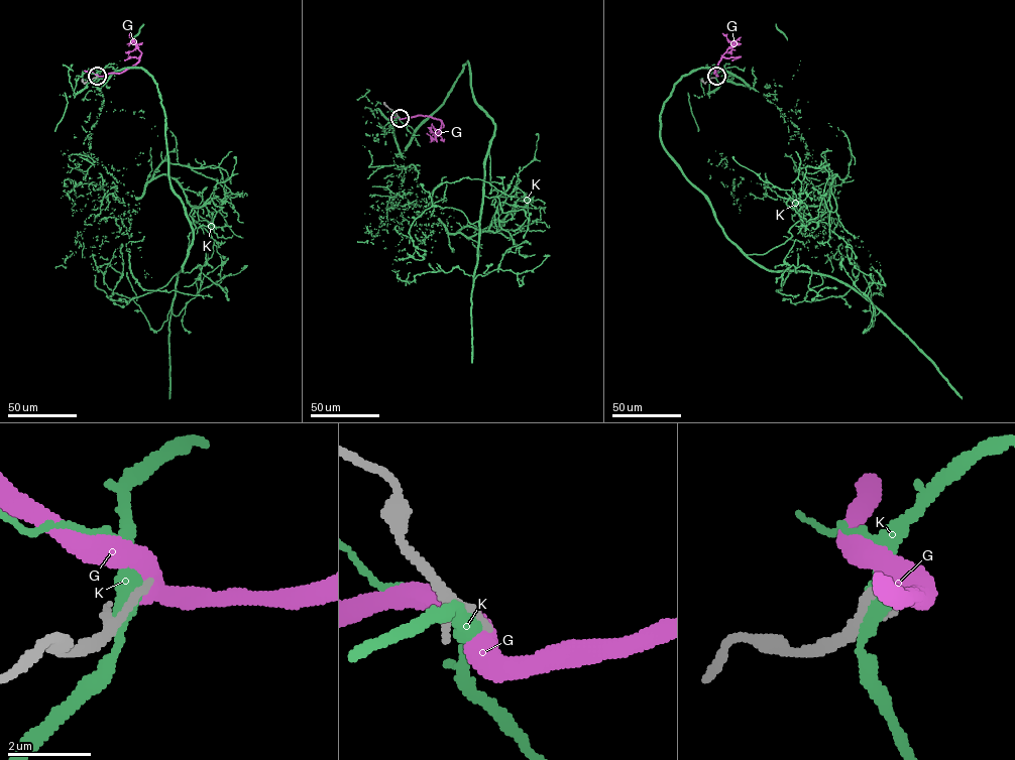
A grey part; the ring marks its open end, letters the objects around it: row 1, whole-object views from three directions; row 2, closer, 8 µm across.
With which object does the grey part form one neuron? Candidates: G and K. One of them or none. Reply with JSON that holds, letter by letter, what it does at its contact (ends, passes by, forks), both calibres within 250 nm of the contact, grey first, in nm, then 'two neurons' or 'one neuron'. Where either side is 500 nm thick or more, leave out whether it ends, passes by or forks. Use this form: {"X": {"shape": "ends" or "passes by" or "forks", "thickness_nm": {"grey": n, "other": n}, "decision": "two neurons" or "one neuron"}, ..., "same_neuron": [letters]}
{"G": {"thickness_nm": {"grey": 200, "other": 550}, "decision": "two neurons"}, "K": {"shape": "passes by", "thickness_nm": {"grey": 360, "other": 440}, "decision": "two neurons"}, "same_neuron": []}

